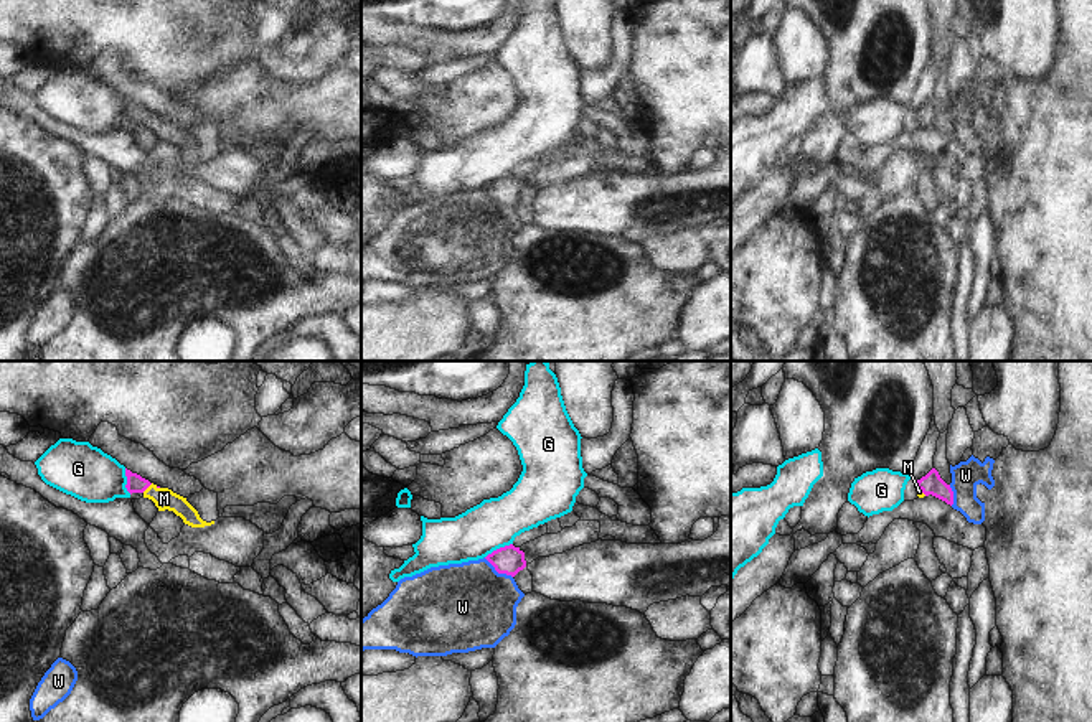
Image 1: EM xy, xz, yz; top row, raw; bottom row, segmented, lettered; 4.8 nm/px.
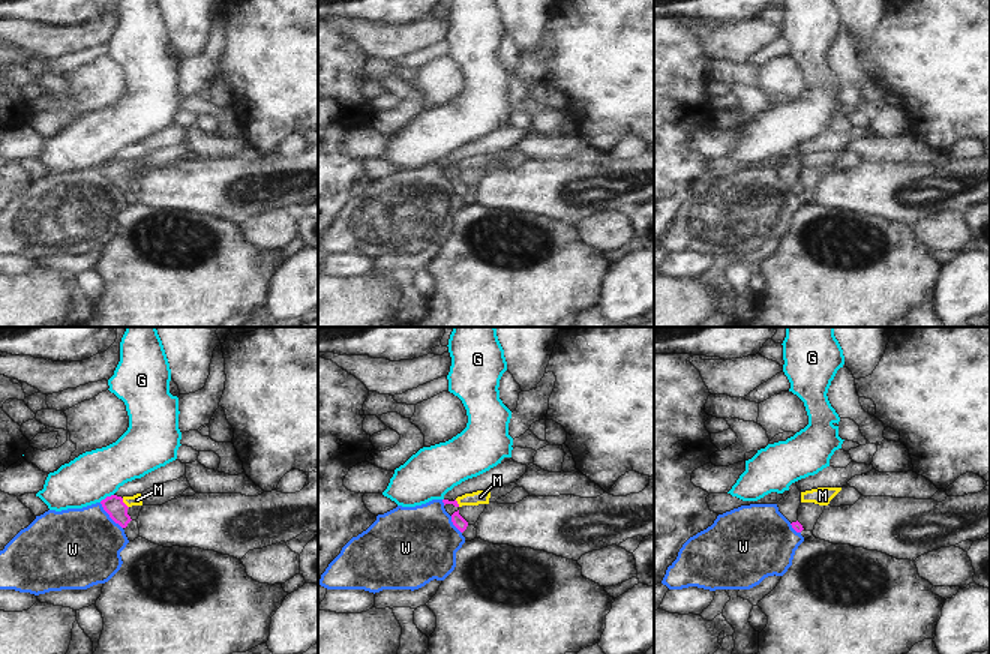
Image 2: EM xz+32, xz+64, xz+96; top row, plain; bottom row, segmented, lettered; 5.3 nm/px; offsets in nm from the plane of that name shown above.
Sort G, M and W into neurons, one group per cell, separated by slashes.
G / M / W

